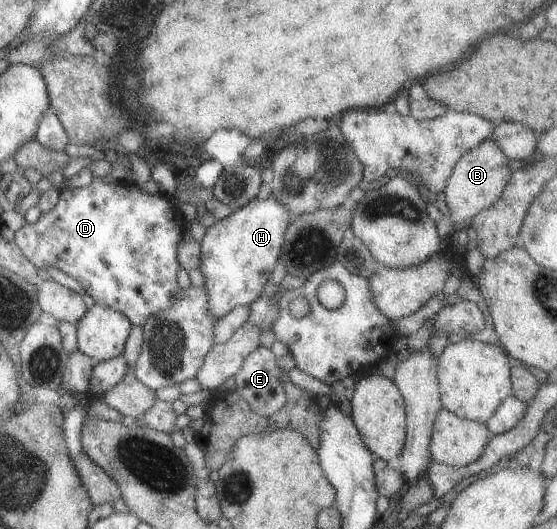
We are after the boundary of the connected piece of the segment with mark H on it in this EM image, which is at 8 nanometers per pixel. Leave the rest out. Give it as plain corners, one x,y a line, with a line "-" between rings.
271,193
267,199
255,197
247,205
234,209
229,217
218,220
217,223
207,228
200,241
201,243
201,271
205,275
205,289
207,289
207,309
213,319
227,315
231,309
239,305
251,305
260,296
268,283
269,276
279,262
284,245
284,233
291,223
289,209
275,199

